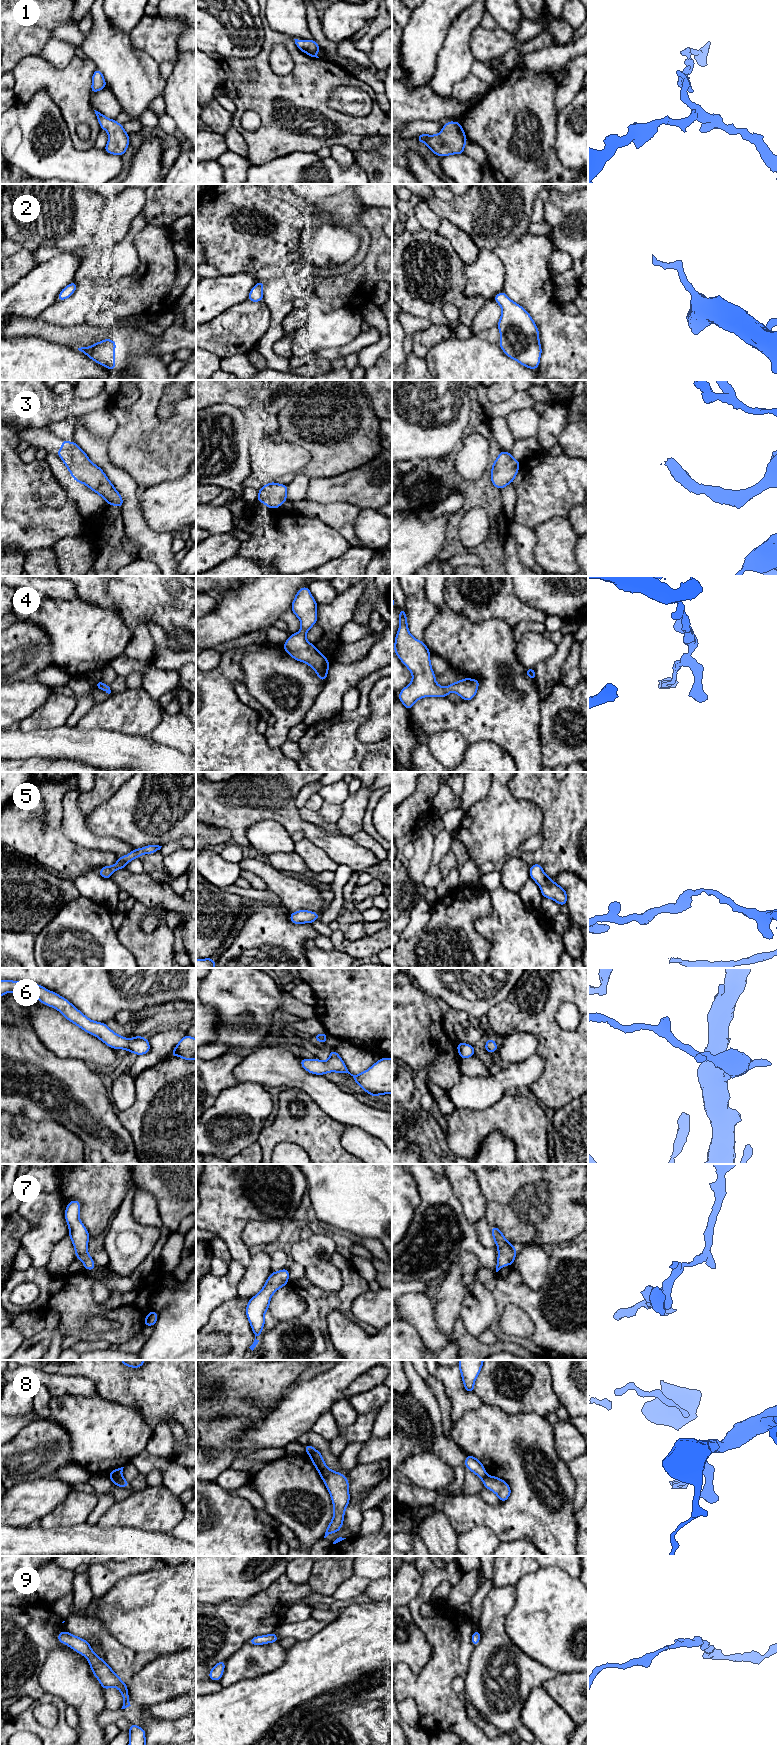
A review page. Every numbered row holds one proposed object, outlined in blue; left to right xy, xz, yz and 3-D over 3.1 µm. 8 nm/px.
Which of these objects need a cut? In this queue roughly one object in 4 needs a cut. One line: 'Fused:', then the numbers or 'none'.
Fused: 8

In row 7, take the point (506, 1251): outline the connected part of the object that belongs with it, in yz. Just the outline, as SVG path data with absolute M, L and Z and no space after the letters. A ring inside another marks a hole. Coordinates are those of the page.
M491 1227L491 1233L498 1247L496 1272L506 1265L513 1265L516 1257L516 1247L509 1243L498 1227Z

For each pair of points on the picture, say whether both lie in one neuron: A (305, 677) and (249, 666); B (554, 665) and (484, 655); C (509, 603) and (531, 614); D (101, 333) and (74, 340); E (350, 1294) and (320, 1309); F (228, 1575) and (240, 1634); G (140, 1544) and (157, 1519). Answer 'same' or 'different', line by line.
A: same
B: different
C: same
D: same
E: same
F: different
G: different

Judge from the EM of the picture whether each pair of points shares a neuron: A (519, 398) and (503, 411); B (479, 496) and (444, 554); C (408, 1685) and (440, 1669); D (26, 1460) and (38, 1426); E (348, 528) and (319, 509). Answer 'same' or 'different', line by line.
A: same
B: same
C: same
D: same
E: same

